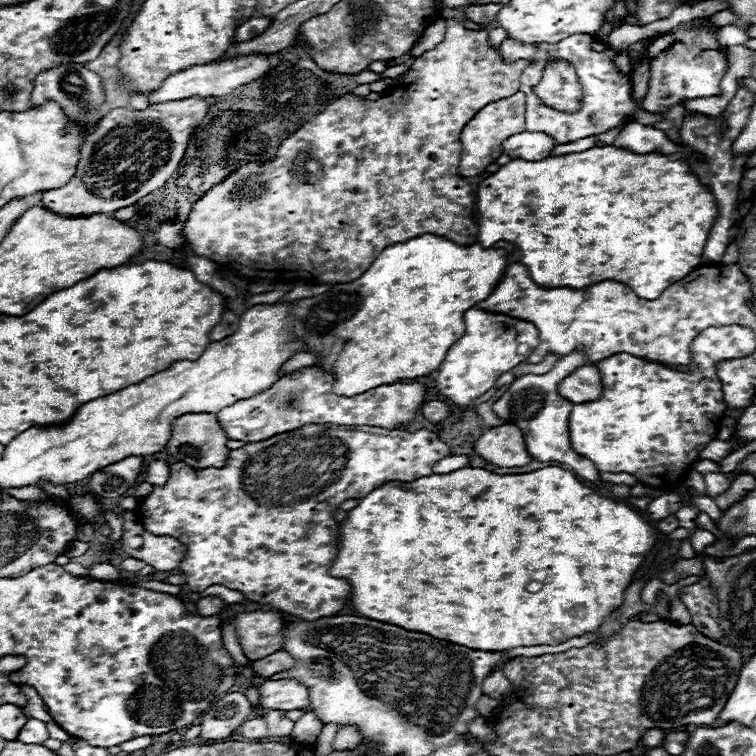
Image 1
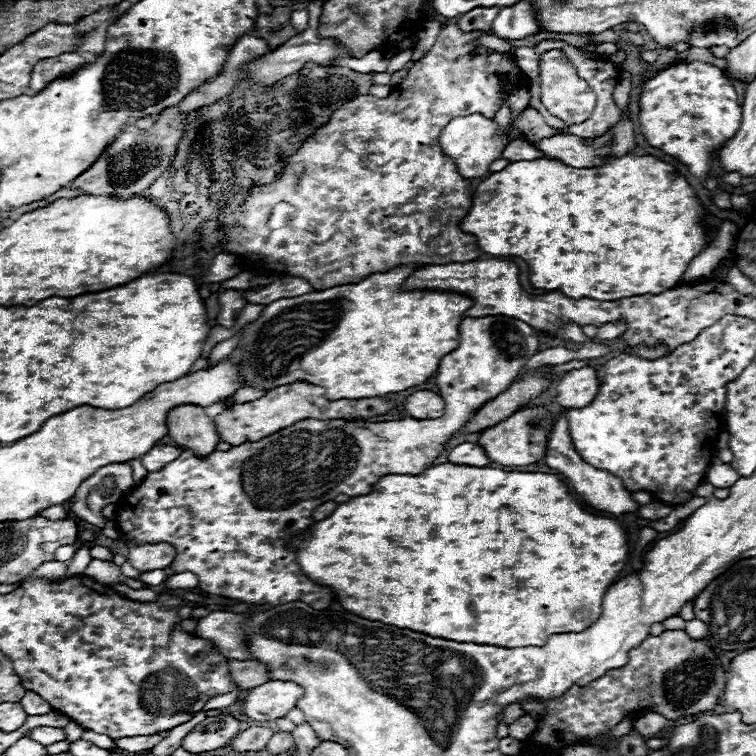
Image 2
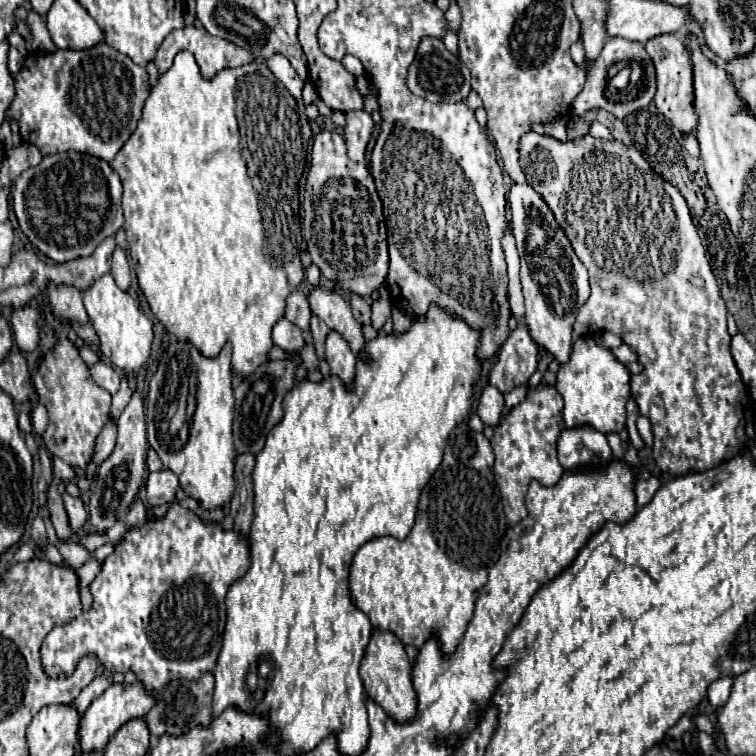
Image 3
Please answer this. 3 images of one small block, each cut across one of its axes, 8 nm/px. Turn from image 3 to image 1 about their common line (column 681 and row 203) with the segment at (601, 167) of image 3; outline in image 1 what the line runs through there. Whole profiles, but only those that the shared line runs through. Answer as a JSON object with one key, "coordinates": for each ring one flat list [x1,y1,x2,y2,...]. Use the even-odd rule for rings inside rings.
{"coordinates":[[456,18,446,20,446,36,444,40,434,46,432,50,424,52,420,58,414,60,410,70,402,74,398,88,394,88,388,96,382,96,376,102,354,98,350,94,338,98,334,104,330,104,324,112,316,114,310,122,302,124,294,134,284,138,280,142,274,160,268,162,248,162,240,166,238,170,232,170,222,184,208,190,202,198,198,198,188,214,188,220,182,228,182,236,186,238,186,244,192,248,192,252,200,258,208,258,216,264,230,266,246,276,256,276,264,280,276,280,276,278,304,278,314,280,318,284,340,284,340,282,352,282,362,276,362,272,368,270,368,266,378,258,378,254,398,242,406,242,410,238,416,238,420,234,438,234,448,240,454,240,458,244,472,244,478,240,478,224,476,224,476,196,472,186,466,178,460,178,458,174,458,156,460,156,460,134,464,126,474,118,474,114,484,108,490,102,496,102,498,98,508,98,518,92,518,76,522,66,514,62,506,68,506,64,500,60,496,48,486,46,488,40,488,28,486,30,468,30,462,22]]}

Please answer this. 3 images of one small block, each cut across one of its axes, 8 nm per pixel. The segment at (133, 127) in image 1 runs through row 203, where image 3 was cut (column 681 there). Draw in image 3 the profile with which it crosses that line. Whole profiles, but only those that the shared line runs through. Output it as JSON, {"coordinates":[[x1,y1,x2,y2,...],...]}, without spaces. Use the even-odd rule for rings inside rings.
{"coordinates":[[662,34,646,42,646,52,650,54,656,66,658,92,654,96,654,104,658,112,662,112,664,118,670,122,670,126,680,134,696,132,698,116,696,106,692,104,692,60,686,44,676,34]]}

